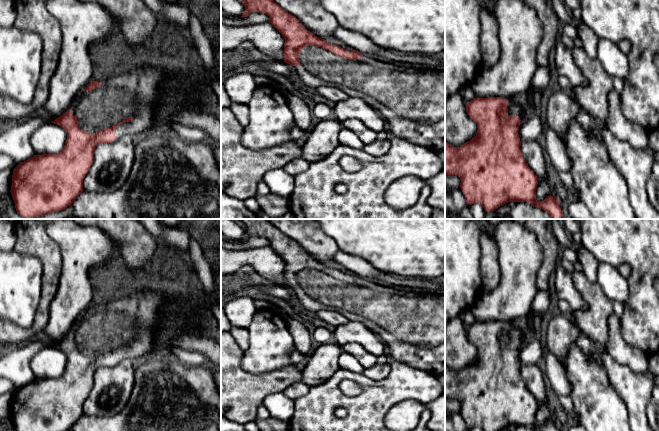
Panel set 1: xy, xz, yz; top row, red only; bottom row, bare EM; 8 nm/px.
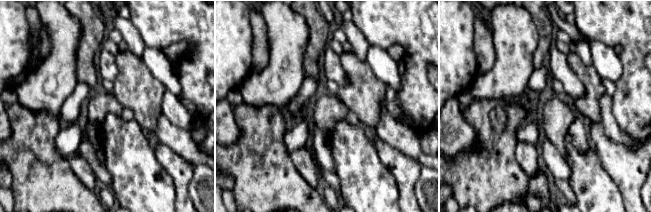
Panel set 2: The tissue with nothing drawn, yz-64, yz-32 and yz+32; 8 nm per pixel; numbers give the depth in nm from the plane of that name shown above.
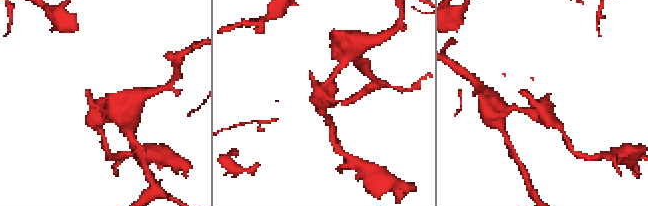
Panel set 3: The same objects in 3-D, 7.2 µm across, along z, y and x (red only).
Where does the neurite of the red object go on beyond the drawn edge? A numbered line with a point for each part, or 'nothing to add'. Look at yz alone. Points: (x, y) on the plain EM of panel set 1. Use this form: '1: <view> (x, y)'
1: yz (522, 334)

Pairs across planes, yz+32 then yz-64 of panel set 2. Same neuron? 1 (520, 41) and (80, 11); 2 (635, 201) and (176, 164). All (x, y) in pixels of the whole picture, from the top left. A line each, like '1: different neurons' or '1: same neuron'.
1: different neurons
2: same neuron

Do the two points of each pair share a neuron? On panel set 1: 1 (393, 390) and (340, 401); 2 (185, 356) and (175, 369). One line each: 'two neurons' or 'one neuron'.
1: one neuron
2: two neurons

